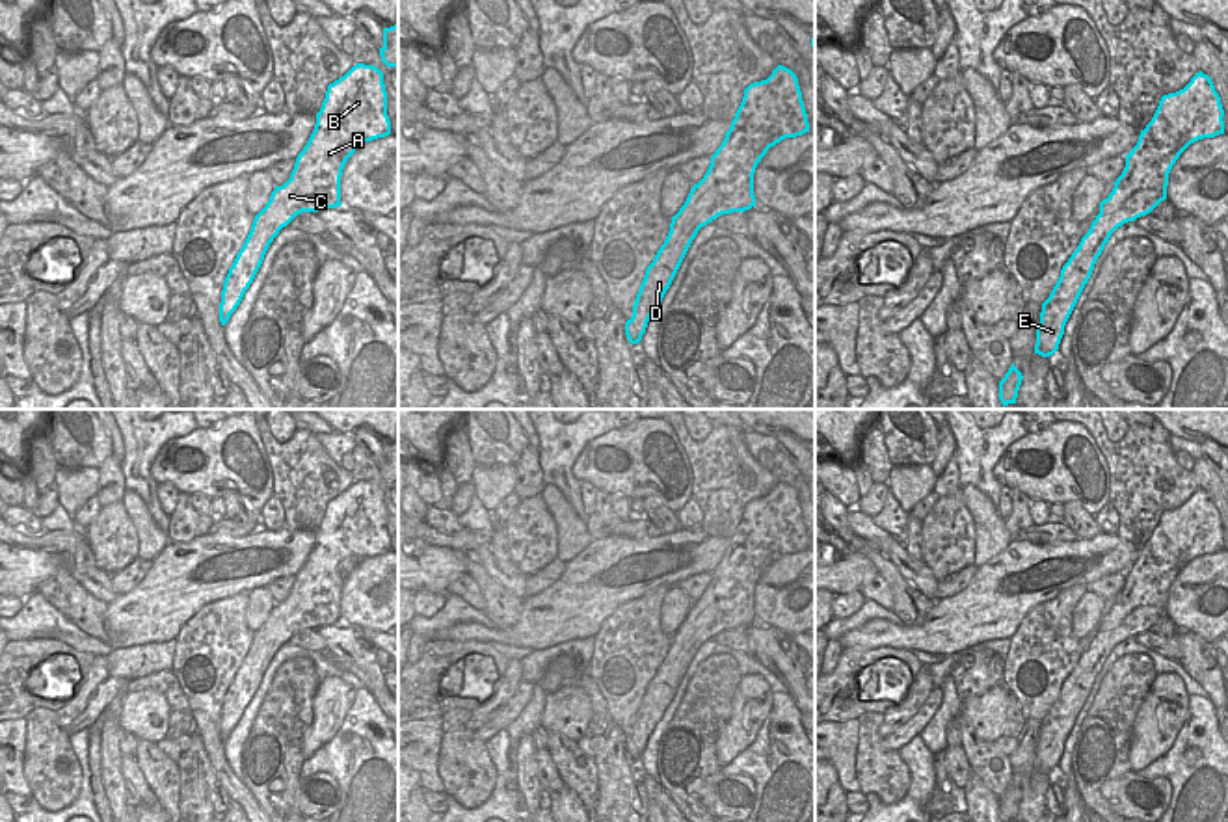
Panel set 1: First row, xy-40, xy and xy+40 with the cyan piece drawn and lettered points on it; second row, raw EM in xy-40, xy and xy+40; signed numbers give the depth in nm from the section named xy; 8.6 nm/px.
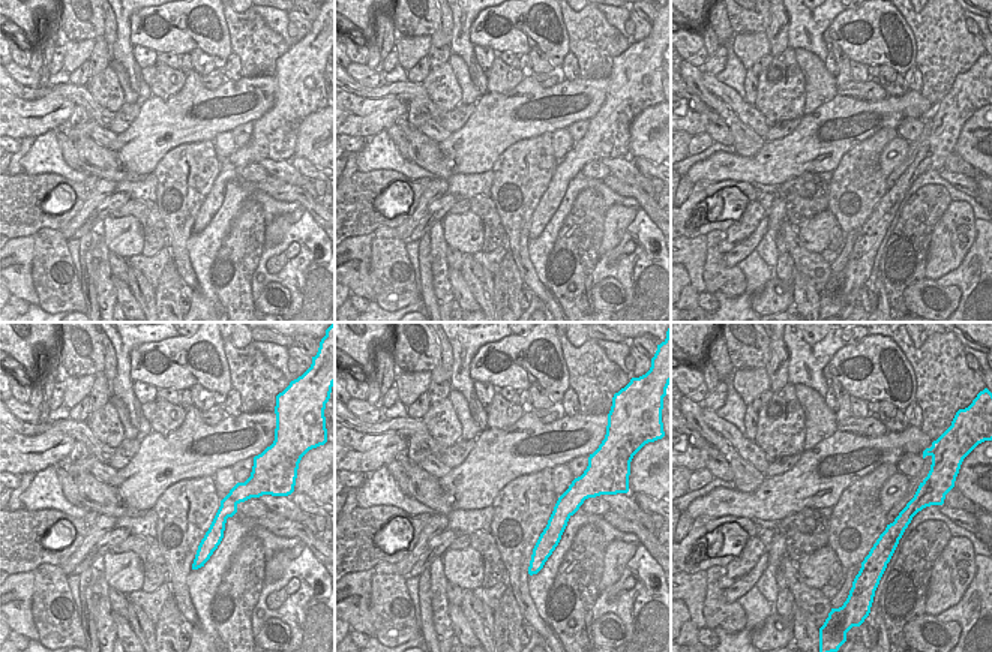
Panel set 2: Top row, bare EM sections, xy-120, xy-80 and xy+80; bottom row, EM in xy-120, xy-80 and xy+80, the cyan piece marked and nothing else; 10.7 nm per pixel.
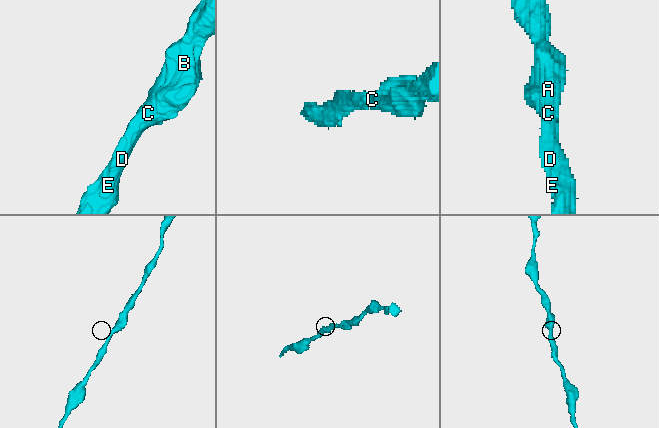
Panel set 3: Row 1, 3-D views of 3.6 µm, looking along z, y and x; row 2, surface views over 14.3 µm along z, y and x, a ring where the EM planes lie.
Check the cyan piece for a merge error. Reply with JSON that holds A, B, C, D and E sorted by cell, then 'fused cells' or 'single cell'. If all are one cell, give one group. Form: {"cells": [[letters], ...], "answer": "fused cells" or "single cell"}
{"cells": [["A", "B", "C", "D", "E"]], "answer": "single cell"}

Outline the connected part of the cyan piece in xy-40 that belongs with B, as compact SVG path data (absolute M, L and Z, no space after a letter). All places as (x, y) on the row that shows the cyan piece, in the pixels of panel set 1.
M357 63L344 76L327 86L316 113L314 130L298 154L290 179L275 186L266 206L255 216L251 231L223 281L220 322L225 325L253 283L264 255L298 214L340 206L340 177L348 158L365 143L391 134L383 73L374 65Z

